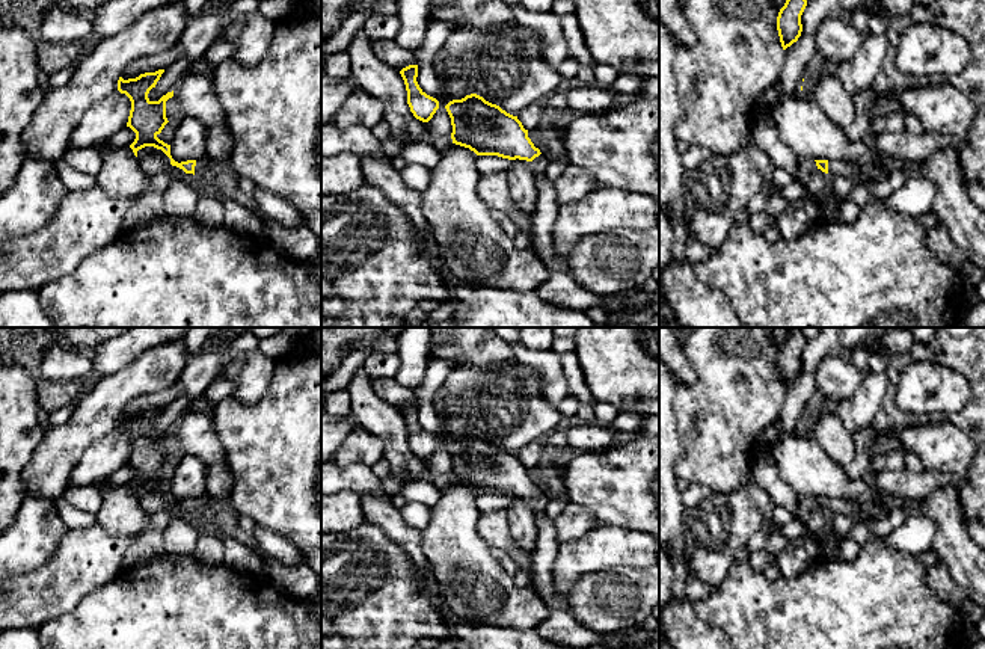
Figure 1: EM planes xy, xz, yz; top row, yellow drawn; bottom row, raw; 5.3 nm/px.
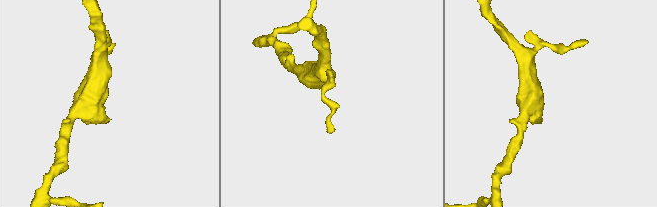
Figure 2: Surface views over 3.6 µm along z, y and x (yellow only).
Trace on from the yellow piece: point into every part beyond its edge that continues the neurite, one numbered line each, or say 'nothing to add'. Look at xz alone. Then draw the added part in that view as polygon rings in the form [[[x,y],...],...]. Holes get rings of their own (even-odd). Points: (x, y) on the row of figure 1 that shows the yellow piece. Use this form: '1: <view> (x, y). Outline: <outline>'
1: xz (543, 218). Outline: [[[542,152],[531,161],[531,168],[537,183],[537,207],[531,214],[532,219],[531,248],[552,273],[569,275],[567,263],[560,258],[552,243],[552,226],[555,223],[560,204],[557,201],[554,183],[551,183],[545,177],[548,165],[549,157],[545,152]]]

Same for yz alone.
1: yz (834, 166). Outline: [[[828,160],[828,175],[845,175],[855,178],[858,174],[858,169],[855,165],[840,161],[840,160]]]

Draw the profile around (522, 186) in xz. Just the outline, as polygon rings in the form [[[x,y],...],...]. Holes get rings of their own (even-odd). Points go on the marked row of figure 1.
[[[511,160],[507,172],[510,196],[522,213],[532,214],[537,207],[537,183],[531,161]]]

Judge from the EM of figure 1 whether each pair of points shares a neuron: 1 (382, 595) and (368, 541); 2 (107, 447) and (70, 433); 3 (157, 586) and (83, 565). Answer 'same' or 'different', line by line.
1: same
2: different
3: different

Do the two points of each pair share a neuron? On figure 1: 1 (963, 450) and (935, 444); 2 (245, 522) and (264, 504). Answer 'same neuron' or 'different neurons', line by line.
1: same neuron
2: different neurons

